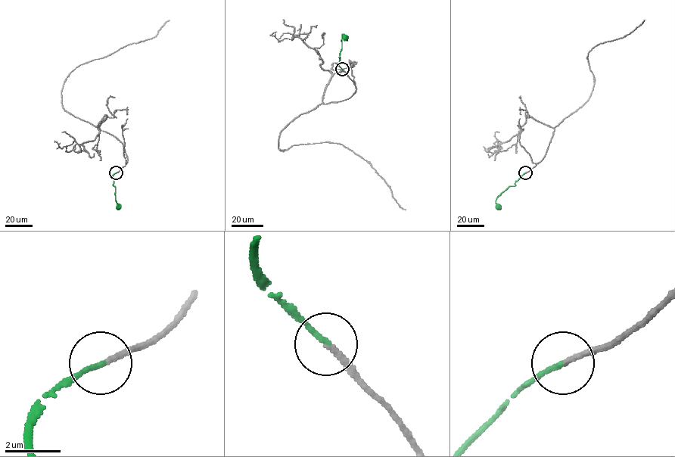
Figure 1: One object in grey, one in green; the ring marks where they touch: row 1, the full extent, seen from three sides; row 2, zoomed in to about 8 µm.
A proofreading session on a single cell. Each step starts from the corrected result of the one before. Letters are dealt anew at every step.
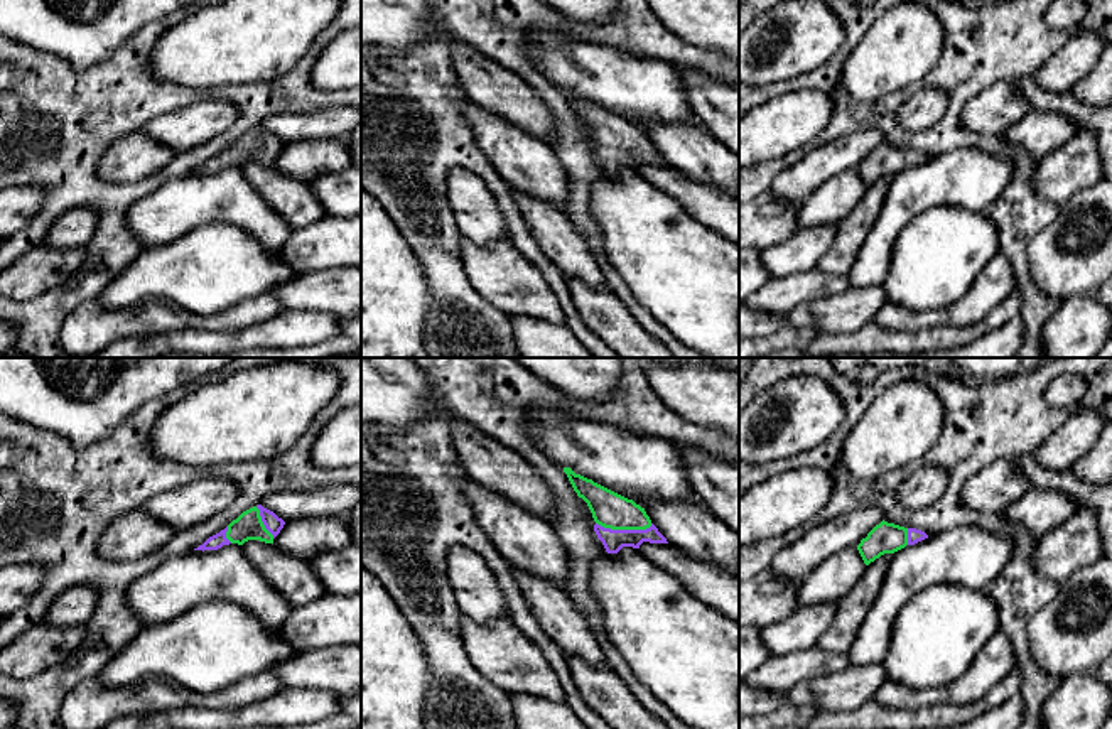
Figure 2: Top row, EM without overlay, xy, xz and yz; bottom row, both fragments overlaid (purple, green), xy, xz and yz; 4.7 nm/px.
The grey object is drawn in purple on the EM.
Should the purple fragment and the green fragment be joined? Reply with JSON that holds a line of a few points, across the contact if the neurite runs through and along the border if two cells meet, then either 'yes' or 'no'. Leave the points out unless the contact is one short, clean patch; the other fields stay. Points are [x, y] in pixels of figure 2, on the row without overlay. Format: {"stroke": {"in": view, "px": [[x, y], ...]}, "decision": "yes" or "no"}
{"stroke": {"in": "xz", "px": [[613, 162], [625, 152], [609, 132]]}, "decision": "yes"}

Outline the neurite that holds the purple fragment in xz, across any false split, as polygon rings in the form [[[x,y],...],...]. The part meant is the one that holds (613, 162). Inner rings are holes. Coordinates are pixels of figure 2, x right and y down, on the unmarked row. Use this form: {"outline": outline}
{"outline": [[[564,89],[574,113],[582,120],[596,143],[594,154],[607,176],[618,176],[623,169],[640,170],[643,164],[668,165],[651,145],[645,130],[592,101]]]}

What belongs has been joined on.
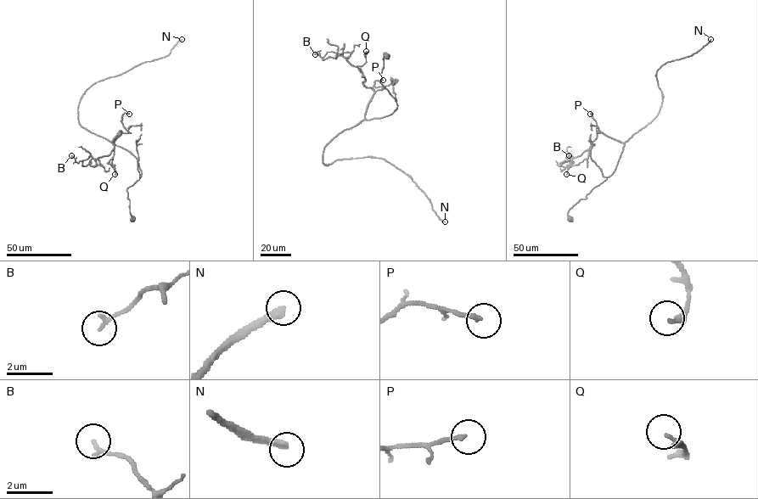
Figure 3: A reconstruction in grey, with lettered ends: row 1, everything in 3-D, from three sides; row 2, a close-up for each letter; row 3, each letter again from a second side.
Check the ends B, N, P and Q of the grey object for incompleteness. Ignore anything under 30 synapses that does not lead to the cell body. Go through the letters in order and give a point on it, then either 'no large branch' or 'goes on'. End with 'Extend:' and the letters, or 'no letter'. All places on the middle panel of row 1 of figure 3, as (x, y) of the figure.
B: (315, 54) | no large branch
N: (445, 221) | goes on
P: (383, 80) | no large branch
Q: (366, 51) | no large branch
Extend: N

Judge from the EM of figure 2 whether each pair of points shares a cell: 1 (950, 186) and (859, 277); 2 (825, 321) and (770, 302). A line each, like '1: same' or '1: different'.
1: same
2: different

